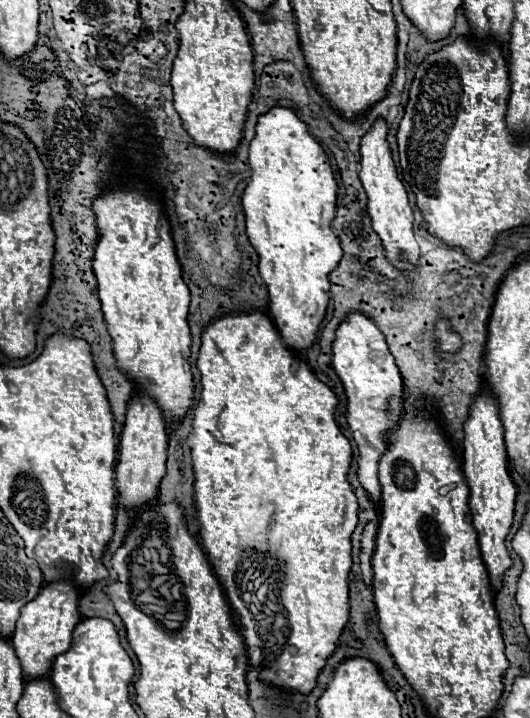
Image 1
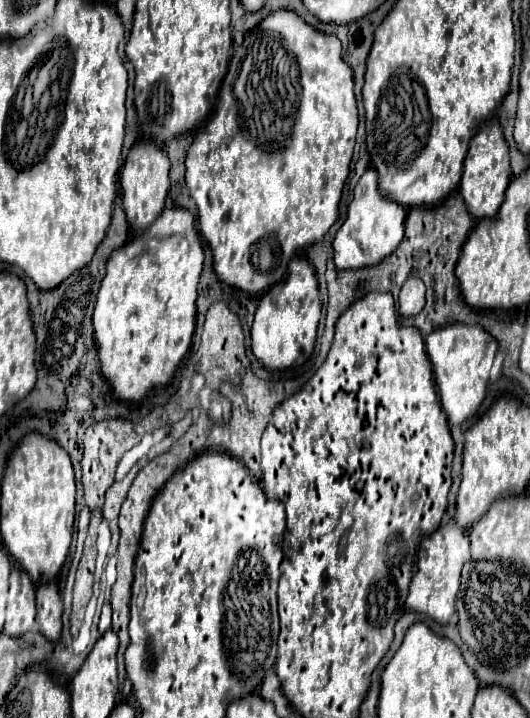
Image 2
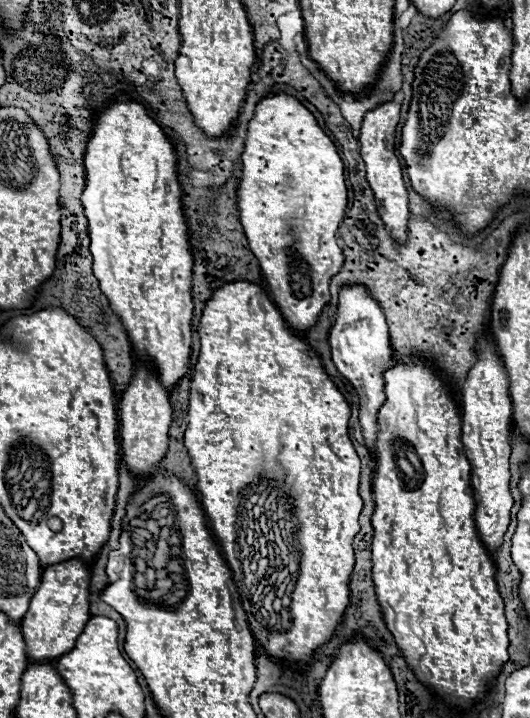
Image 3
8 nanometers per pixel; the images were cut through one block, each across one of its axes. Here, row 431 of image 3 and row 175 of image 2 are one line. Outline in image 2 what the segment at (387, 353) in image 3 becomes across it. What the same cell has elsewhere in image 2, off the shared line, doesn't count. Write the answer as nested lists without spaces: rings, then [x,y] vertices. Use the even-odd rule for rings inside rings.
[[[368,168],[354,188],[346,220],[332,242],[336,268],[346,270],[346,268],[364,268],[380,264],[388,254],[392,254],[398,248],[400,240],[404,238],[404,218],[406,218],[406,208],[382,196],[382,192],[378,190],[376,170]]]

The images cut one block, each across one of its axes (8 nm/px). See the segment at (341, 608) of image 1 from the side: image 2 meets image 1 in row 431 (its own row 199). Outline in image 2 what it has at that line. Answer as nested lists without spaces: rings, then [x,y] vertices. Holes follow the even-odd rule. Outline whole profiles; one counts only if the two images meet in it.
[[[278,10],[270,14],[254,30],[250,30],[250,34],[246,34],[244,42],[232,52],[228,74],[218,94],[218,106],[208,118],[208,122],[196,132],[186,154],[186,184],[190,188],[192,200],[198,206],[200,234],[206,238],[206,242],[210,244],[214,252],[214,272],[222,282],[232,284],[252,294],[268,290],[270,286],[278,284],[286,276],[286,266],[298,250],[314,242],[320,242],[324,238],[328,228],[338,218],[338,202],[342,196],[342,186],[350,172],[350,160],[352,160],[352,150],[354,150],[354,140],[356,140],[356,128],[358,128],[356,118],[358,118],[358,110],[356,110],[356,98],[354,98],[352,70],[342,60],[342,46],[336,36],[324,34],[308,26],[302,18],[298,18],[298,14],[290,10]]]

